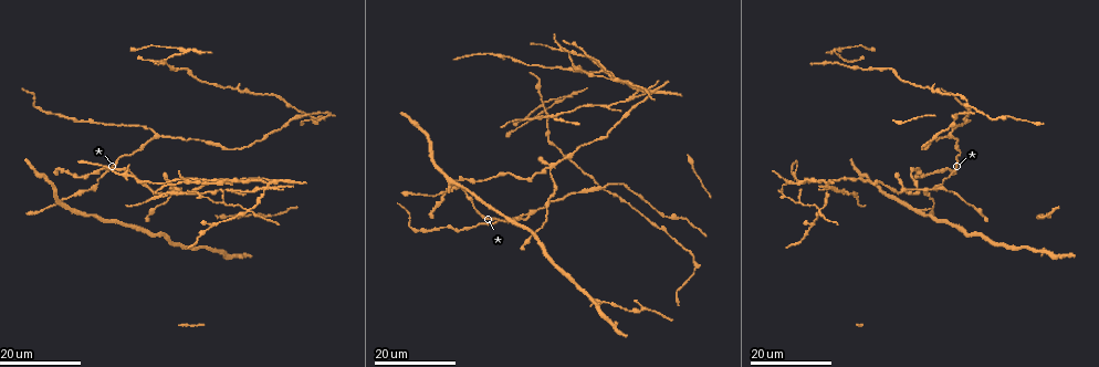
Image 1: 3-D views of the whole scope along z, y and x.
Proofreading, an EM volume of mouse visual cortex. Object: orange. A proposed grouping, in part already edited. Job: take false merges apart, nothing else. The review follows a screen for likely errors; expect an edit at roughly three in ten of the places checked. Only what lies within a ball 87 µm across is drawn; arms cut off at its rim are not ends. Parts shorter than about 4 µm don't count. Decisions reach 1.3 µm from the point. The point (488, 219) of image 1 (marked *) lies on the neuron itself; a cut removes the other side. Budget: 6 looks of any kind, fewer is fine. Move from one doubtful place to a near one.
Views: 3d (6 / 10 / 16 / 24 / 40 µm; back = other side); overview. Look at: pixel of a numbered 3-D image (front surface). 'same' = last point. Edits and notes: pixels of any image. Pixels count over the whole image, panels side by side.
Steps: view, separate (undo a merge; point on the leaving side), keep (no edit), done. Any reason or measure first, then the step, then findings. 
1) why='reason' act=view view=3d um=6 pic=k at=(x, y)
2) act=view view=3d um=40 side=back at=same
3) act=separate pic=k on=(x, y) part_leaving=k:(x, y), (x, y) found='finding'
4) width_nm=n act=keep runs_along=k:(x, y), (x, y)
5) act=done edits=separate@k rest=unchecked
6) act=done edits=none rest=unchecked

why='branch point' act=view view=3d um=24 pic=1 at=(550, 167)

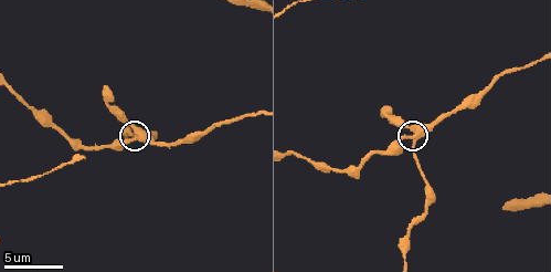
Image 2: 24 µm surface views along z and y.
why='closer look' act=view view=3d um=6 pic=2 at=(417, 139)

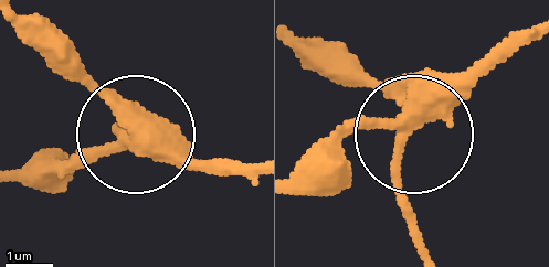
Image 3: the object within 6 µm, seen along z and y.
width_nm=300 act=keep runs_along=3:(299, 177), (347, 134), (407, 129), (394, 189), (414, 248) found='continuous, no second neuron'

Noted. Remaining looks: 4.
why='four arms meet' act=view view=3d um=24 pic=1 at=(622, 82)

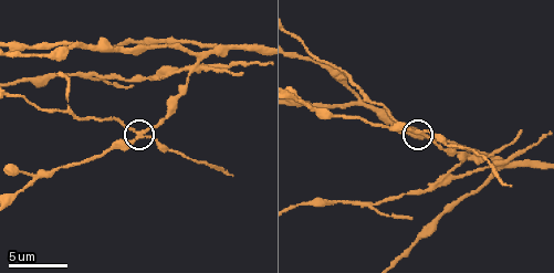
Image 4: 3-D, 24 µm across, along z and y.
act=view view=3d um=10 pic=4 at=(419, 133)

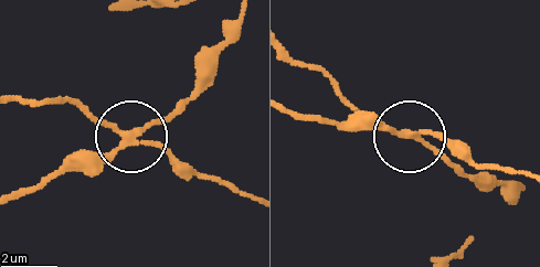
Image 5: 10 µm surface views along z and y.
why='from behind' act=view view=3d um=10 side=back pic=5 at=(403, 134)

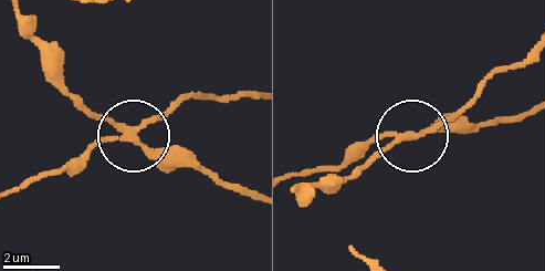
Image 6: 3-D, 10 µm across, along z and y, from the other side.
width_nm=210 act=separate pic=6 on=(167, 113) part_leaving=6:(132, 132), (194, 96), (253, 96) found='two neurons meet here'

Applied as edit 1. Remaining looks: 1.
act=done edits=separate@6 rest=unchecked

